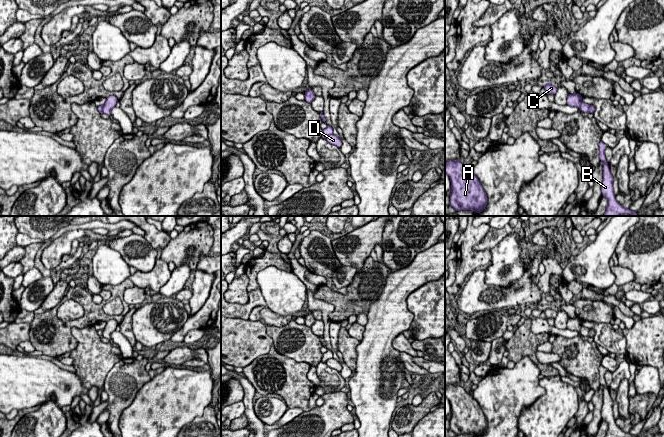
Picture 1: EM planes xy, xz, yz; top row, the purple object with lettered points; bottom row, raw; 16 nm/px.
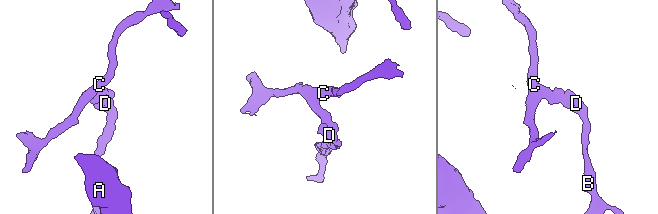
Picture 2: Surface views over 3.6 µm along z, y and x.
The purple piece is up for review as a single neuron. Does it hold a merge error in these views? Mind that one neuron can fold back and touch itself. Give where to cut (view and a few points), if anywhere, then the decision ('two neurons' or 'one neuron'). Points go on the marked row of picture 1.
cut in xz along (332, 133), (325, 138); two neurons

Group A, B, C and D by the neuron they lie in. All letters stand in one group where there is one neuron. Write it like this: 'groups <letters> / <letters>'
groups A B D / C

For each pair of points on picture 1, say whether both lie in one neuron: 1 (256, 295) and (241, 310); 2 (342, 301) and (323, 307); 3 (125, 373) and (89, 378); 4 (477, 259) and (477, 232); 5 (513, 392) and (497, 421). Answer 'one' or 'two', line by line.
1: one
2: two
3: two
4: one
5: one

